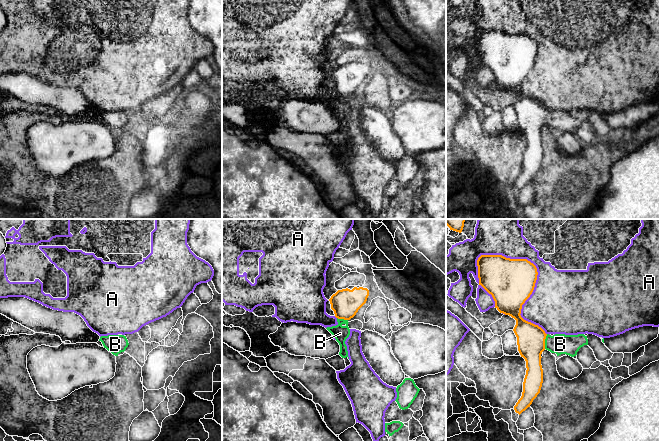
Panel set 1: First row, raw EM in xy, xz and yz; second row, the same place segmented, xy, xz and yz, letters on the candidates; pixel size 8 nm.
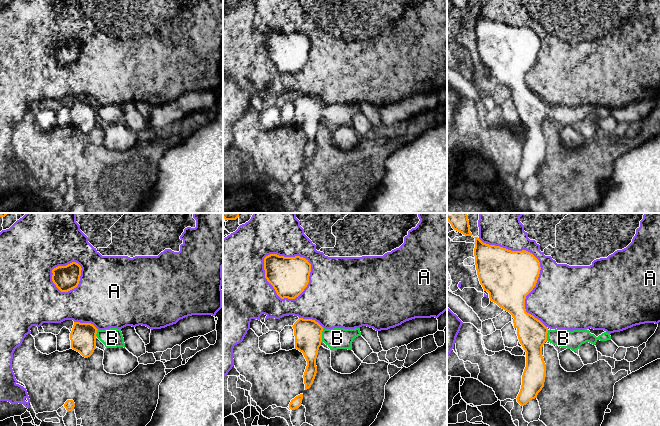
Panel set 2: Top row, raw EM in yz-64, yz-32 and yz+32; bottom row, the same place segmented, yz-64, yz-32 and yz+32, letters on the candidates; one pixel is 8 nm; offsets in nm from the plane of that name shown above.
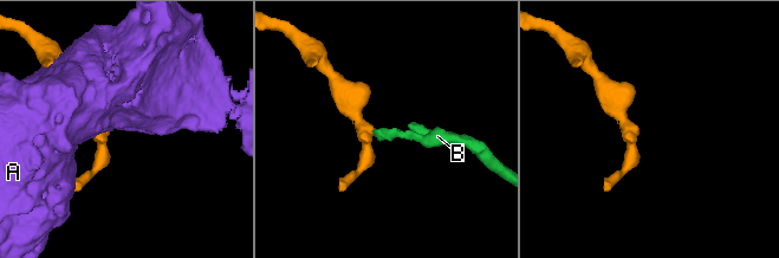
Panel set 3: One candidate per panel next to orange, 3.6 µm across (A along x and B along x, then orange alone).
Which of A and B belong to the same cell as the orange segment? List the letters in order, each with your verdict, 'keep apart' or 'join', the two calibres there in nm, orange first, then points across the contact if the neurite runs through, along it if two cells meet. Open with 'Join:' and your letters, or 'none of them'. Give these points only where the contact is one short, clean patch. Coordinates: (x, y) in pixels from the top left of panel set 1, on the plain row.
Join: B
A: keep apart | 360/440 nm
B: join | 220/160 nm | across yz (531, 114), (534, 117), (544, 117), (560, 120)

